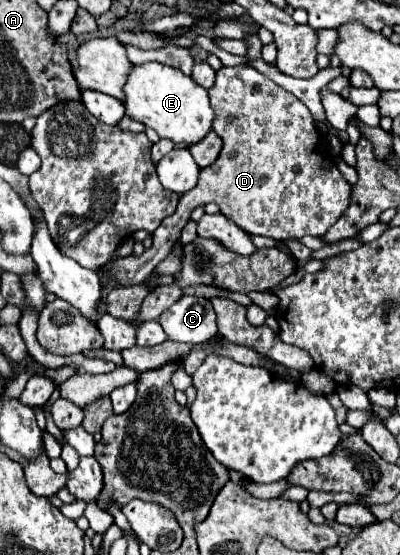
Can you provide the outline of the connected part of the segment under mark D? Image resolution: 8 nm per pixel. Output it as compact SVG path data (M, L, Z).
M235 65L235 67L223 67L217 71L215 85L209 89L211 107L215 109L215 127L213 131L223 139L223 149L213 165L201 171L197 187L183 193L177 205L177 211L163 219L159 229L153 233L153 247L145 249L143 255L115 259L107 267L101 269L101 285L109 283L111 279L119 283L143 283L155 269L159 261L163 261L169 253L173 253L181 229L187 225L191 211L197 205L205 203L217 203L221 213L237 223L241 229L245 229L251 235L263 235L277 241L287 239L301 239L305 235L323 235L349 207L351 197L351 185L345 181L341 171L337 169L333 157L329 157L323 151L323 159L317 151L319 147L319 131L313 123L313 117L309 109L289 91L275 85L271 79L261 75L249 65Z

